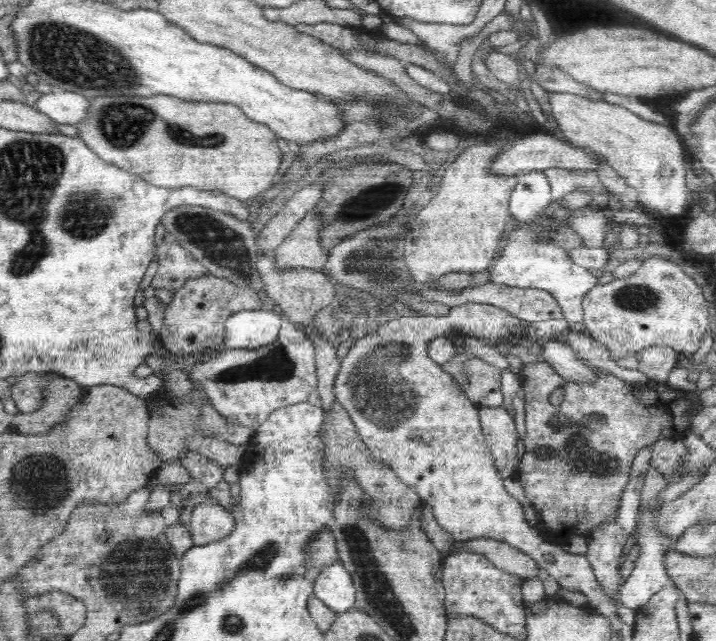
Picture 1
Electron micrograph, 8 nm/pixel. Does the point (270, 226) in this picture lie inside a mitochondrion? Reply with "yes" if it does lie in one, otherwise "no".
no

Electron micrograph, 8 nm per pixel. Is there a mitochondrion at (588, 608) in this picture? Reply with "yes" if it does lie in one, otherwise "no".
no

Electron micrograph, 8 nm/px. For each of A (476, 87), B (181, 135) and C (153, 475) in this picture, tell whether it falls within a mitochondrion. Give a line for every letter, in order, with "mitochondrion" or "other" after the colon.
A: other
B: mitochondrion
C: other

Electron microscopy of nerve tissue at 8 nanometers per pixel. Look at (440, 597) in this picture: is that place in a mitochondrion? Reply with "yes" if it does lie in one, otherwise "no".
no

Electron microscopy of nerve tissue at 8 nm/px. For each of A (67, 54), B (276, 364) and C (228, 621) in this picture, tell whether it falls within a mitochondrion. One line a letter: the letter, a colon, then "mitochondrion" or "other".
A: mitochondrion
B: mitochondrion
C: mitochondrion

